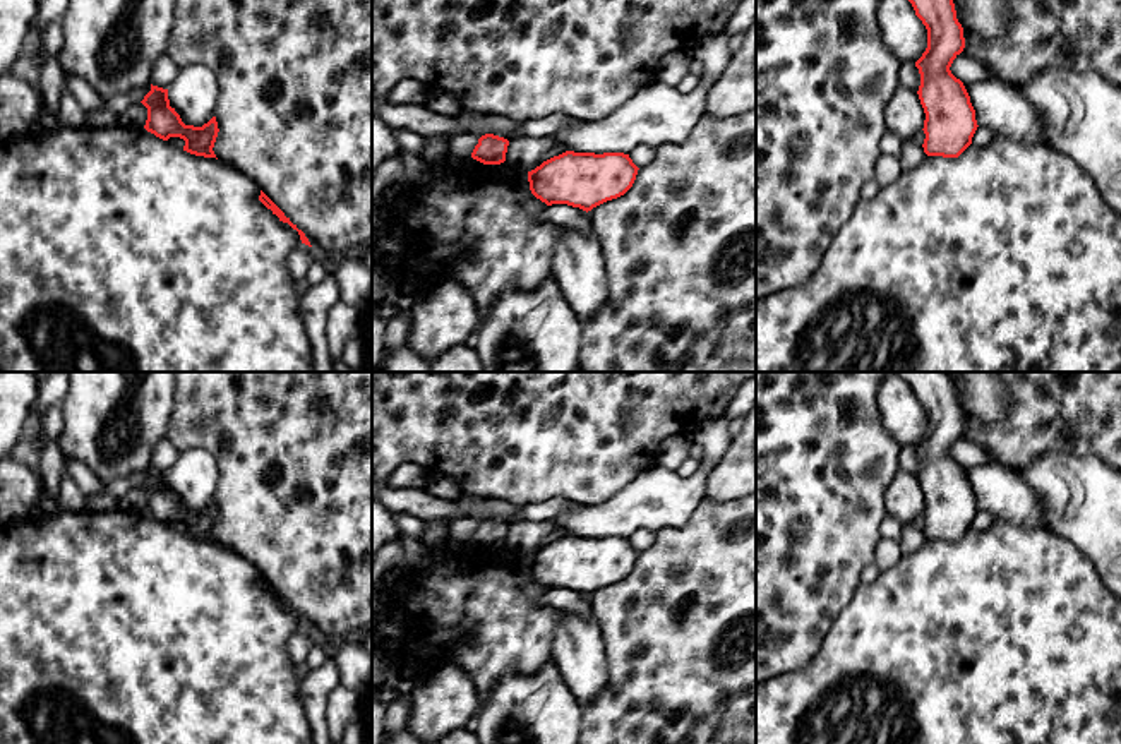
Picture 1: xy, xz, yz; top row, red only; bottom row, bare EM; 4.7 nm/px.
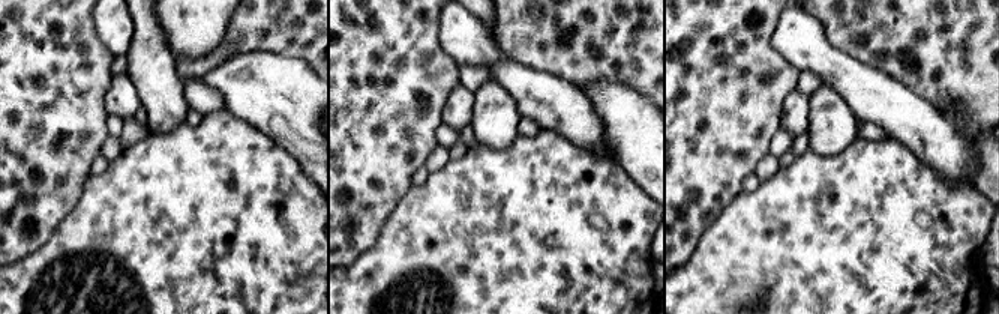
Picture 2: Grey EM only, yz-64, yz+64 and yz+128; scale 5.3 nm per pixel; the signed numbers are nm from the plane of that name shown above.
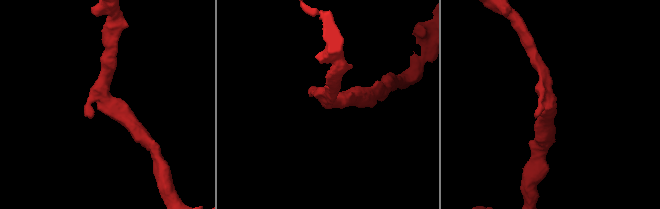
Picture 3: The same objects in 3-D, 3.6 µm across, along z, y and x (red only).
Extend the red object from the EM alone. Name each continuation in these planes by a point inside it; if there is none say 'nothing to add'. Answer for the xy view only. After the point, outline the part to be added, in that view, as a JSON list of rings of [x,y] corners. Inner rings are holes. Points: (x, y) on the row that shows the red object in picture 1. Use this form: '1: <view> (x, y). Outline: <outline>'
nothing to add

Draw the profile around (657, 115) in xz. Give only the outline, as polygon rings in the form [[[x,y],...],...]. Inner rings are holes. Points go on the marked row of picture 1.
[[[656,79],[605,118],[576,122],[559,129],[552,139],[574,153],[624,153],[639,146],[653,149],[687,139],[706,113],[708,86],[682,94]]]

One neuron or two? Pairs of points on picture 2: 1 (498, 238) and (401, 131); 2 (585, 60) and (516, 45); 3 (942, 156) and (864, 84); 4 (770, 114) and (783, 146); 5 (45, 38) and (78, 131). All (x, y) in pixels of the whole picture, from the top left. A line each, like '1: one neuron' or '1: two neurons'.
1: two neurons
2: one neuron
3: one neuron
4: two neurons
5: one neuron

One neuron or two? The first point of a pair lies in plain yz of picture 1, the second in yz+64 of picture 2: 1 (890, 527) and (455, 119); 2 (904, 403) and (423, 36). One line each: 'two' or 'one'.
1: two
2: two

